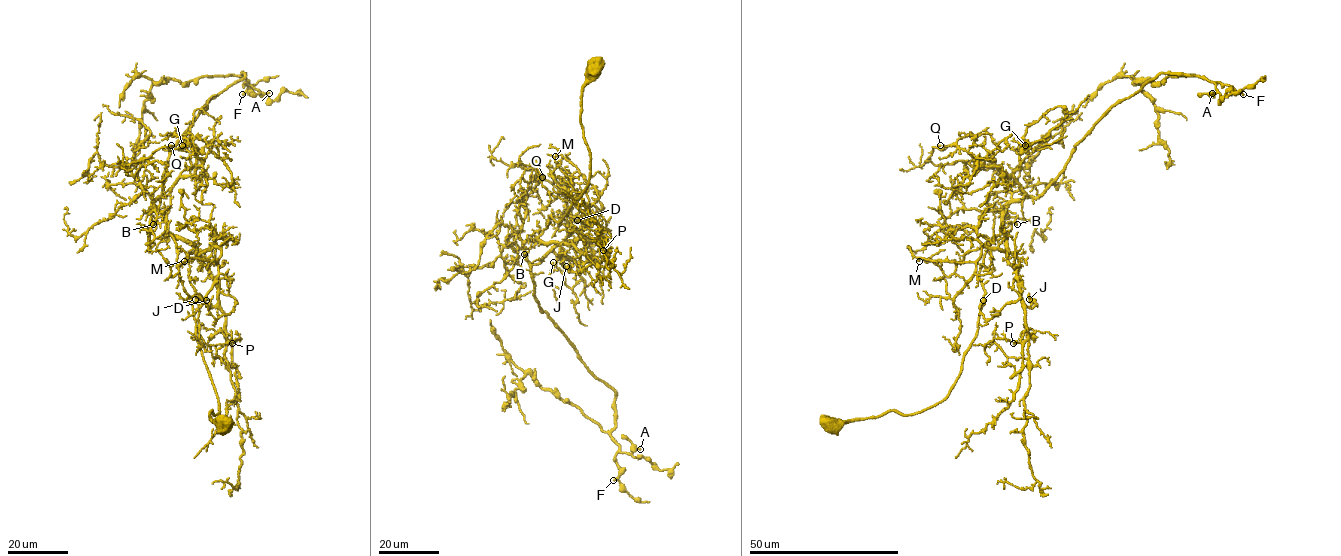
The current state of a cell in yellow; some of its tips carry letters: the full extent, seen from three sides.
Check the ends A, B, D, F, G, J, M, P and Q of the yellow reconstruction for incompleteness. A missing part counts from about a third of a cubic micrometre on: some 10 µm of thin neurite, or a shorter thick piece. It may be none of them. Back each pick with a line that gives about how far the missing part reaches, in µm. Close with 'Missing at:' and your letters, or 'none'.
F: about 40 µm are missing
Missing at: F

